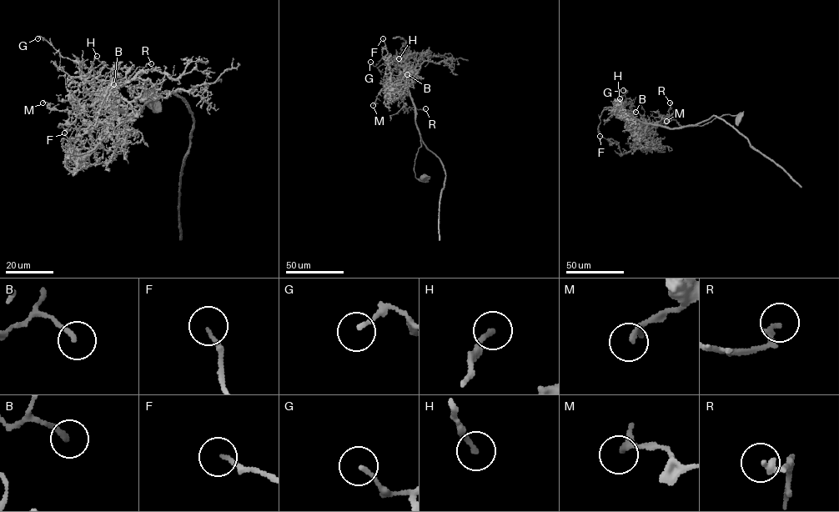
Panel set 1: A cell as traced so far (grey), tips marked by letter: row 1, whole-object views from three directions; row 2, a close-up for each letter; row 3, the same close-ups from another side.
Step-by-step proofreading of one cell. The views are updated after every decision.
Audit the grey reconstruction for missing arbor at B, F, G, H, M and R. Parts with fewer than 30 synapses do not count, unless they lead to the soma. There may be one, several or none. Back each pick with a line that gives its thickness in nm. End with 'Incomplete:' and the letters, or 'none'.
Incomplete: none

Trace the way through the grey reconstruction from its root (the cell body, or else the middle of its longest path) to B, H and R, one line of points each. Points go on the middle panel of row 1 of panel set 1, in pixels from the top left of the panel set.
B: (424, 178), (417, 178), (414, 170), (420, 137), (408, 87), (407, 73), (399, 67), (401, 74), (407, 74)
H: (424, 178), (417, 178), (414, 170), (420, 137), (408, 87), (407, 73), (391, 59), (396, 54), (399, 58)
R: (424, 178), (417, 178), (414, 168), (421, 146), (414, 102), (408, 93), (404, 98), (405, 107), (425, 108)

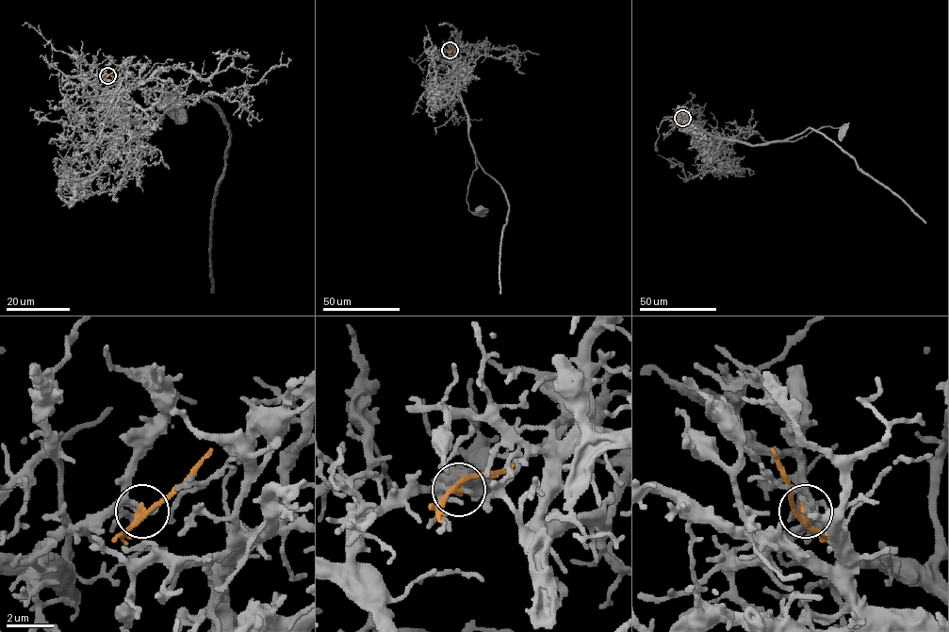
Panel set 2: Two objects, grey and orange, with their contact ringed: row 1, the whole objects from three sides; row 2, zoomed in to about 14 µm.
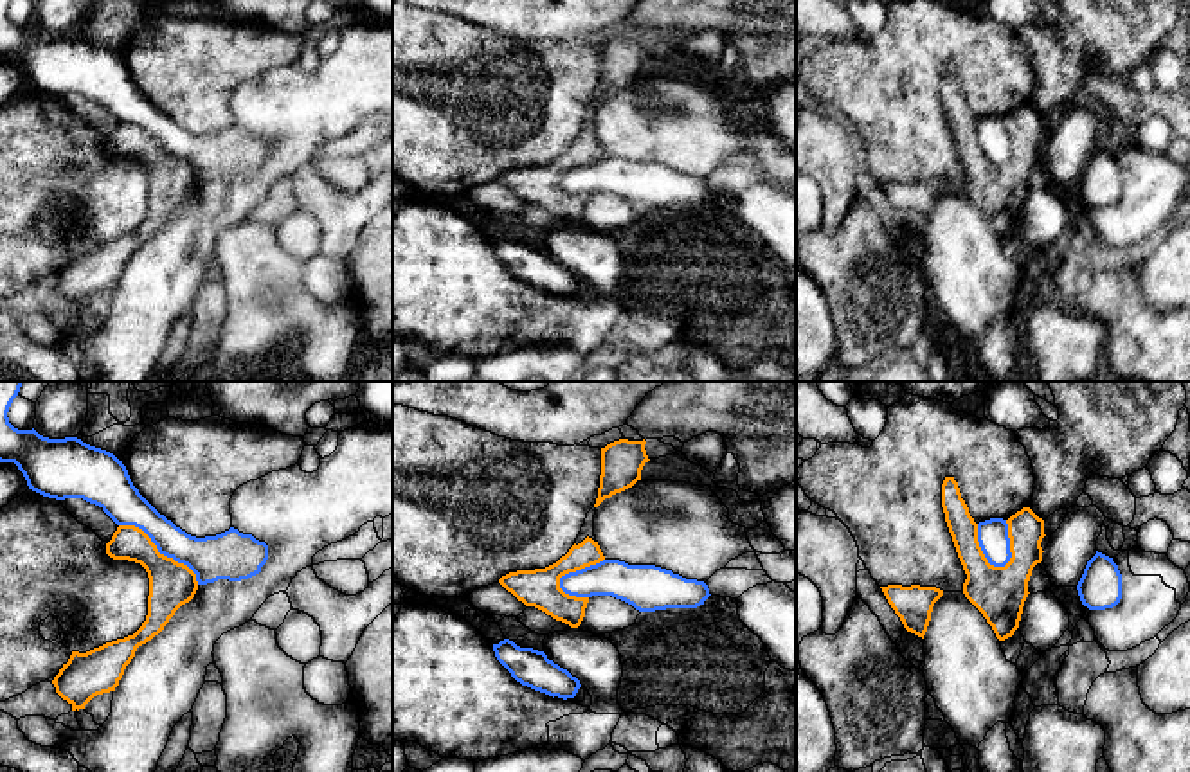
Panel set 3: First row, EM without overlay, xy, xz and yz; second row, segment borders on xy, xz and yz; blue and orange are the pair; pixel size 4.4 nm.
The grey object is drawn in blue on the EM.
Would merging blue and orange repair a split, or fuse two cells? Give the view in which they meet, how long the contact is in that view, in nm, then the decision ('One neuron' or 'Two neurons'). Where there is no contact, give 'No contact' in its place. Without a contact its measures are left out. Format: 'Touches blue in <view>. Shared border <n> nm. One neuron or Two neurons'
Touches blue in yz. Shared border 240 nm. Two neurons

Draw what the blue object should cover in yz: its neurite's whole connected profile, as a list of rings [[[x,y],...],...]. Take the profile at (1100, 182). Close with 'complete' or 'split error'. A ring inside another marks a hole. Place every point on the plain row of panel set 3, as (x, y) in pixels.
[[[1096,148],[1077,182],[1080,198],[1089,207],[1113,205],[1122,196],[1122,171],[1113,155]]]; complete

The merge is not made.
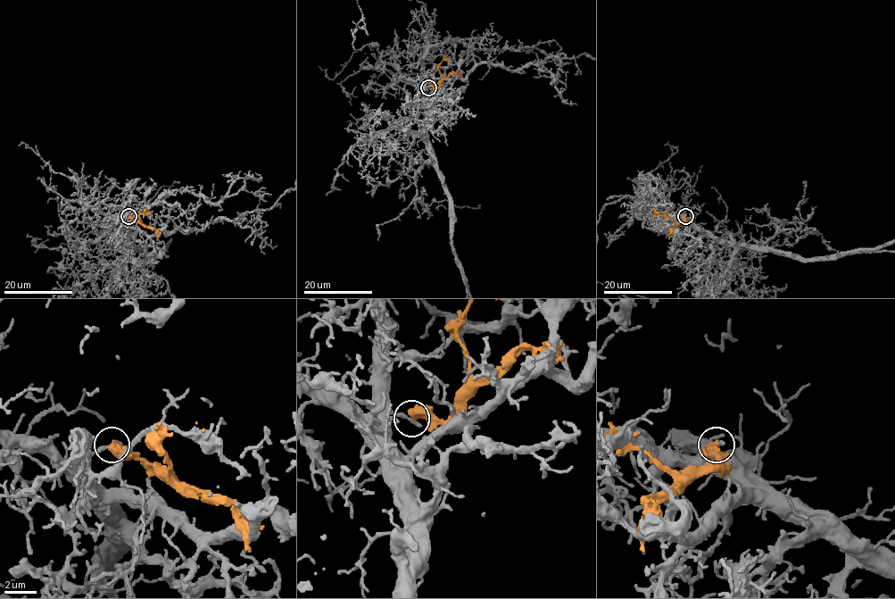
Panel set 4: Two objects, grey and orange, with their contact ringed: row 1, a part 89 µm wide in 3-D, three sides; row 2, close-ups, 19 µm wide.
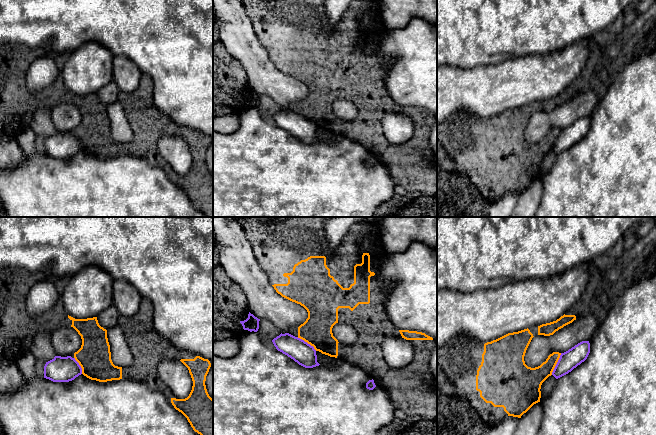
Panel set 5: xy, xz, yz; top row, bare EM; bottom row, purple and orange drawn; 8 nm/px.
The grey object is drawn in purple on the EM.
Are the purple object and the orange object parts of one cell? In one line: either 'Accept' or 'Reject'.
Reject

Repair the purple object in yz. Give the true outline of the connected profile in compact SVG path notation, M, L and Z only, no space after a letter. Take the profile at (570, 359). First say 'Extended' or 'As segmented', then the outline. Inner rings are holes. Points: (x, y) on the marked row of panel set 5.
As segmented. M582 341L569 349L568 351L561 353L560 358L552 372L552 375L558 379L574 368L584 362L590 353L589 341Z

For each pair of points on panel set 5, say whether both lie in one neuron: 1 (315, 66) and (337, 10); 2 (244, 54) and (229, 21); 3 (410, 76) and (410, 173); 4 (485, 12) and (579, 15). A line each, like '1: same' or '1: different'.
1: different
2: same
3: different
4: same

